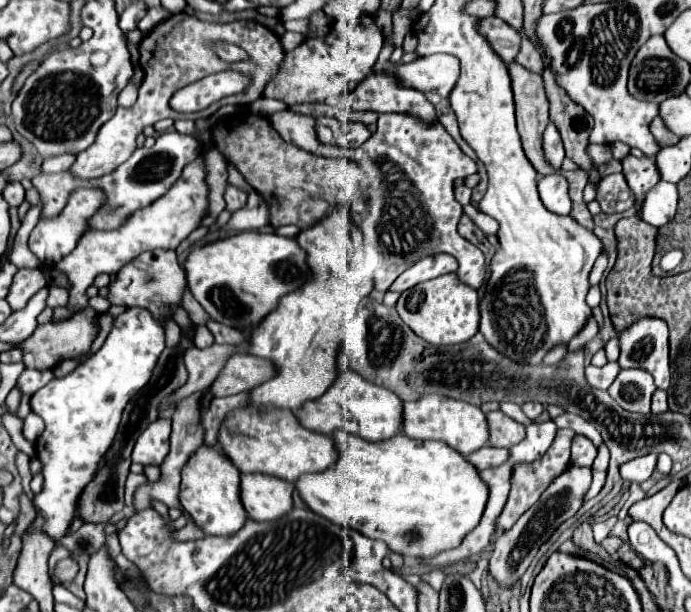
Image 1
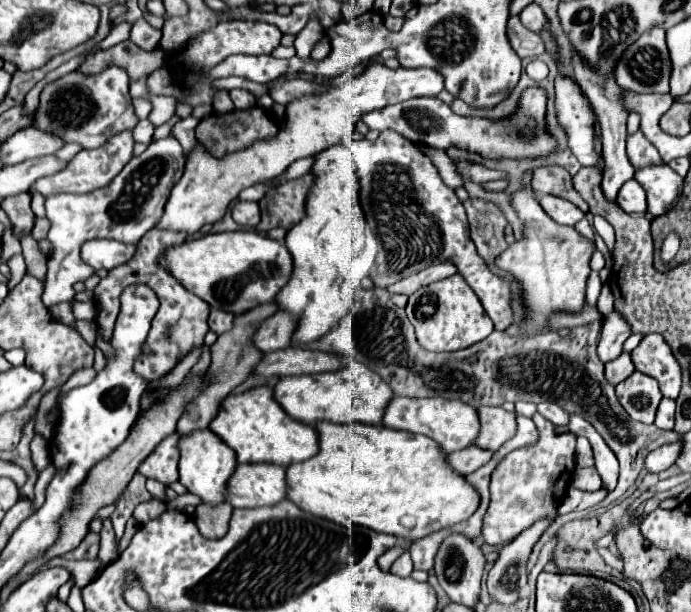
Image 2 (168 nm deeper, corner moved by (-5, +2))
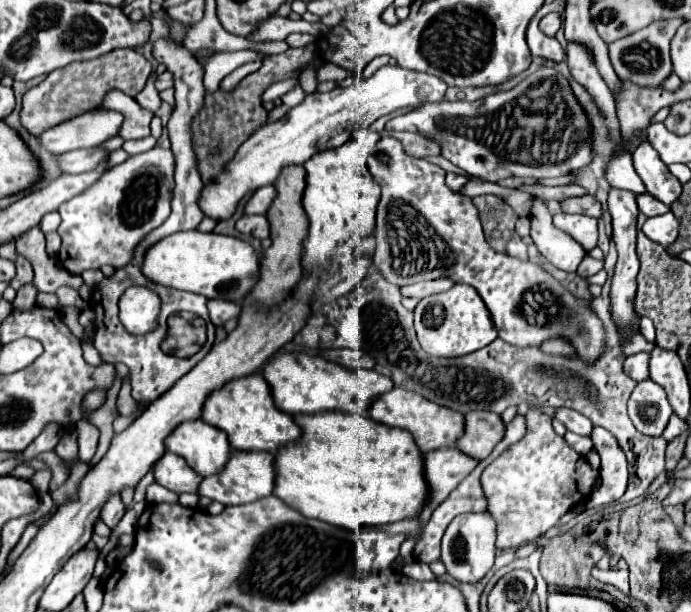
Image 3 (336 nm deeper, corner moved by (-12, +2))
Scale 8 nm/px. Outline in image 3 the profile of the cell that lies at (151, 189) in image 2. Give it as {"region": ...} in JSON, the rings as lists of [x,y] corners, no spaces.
{"region":[[[152,148],[130,156],[98,178],[84,194],[64,202],[58,212],[62,224],[58,234],[62,248],[58,260],[68,272],[82,274],[90,268],[126,266],[134,246],[170,216],[170,200],[174,188],[174,156],[172,150]]]}

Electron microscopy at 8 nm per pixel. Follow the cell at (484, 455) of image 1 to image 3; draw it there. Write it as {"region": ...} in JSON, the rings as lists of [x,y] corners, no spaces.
{"region":[[[456,448],[424,454],[424,474],[430,488],[430,502],[424,504],[424,510],[430,506],[438,508],[440,502],[446,500],[446,496],[456,488],[456,484],[460,484],[460,480],[464,480],[464,476],[468,476],[476,464],[476,460]]]}

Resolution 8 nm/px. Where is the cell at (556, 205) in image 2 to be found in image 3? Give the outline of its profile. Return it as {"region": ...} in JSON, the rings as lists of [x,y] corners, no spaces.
{"region":[[[556,214],[554,226],[570,234],[584,250],[592,250],[598,242],[598,220],[580,214]]]}

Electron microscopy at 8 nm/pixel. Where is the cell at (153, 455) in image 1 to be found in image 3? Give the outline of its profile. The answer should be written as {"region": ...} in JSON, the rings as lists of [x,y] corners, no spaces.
{"region":[[[166,452],[154,466],[154,478],[158,484],[162,484],[164,488],[176,492],[176,494],[184,494],[184,492],[198,492],[198,486],[202,482],[200,474],[196,474],[196,470],[192,470],[184,458]]]}

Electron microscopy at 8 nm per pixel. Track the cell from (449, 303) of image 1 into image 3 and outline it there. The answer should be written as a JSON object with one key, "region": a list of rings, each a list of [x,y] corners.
{"region":[[[454,284],[450,290],[442,294],[434,294],[420,300],[414,310],[414,328],[422,350],[430,356],[444,356],[444,358],[456,358],[476,352],[494,342],[498,336],[496,326],[482,298],[476,294],[472,286],[464,284]]]}

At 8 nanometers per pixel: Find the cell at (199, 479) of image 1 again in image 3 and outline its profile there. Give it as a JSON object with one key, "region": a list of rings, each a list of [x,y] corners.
{"region":[[[198,418],[194,422],[180,424],[168,436],[166,450],[182,456],[198,474],[212,476],[224,468],[232,448],[222,430],[216,430]]]}

